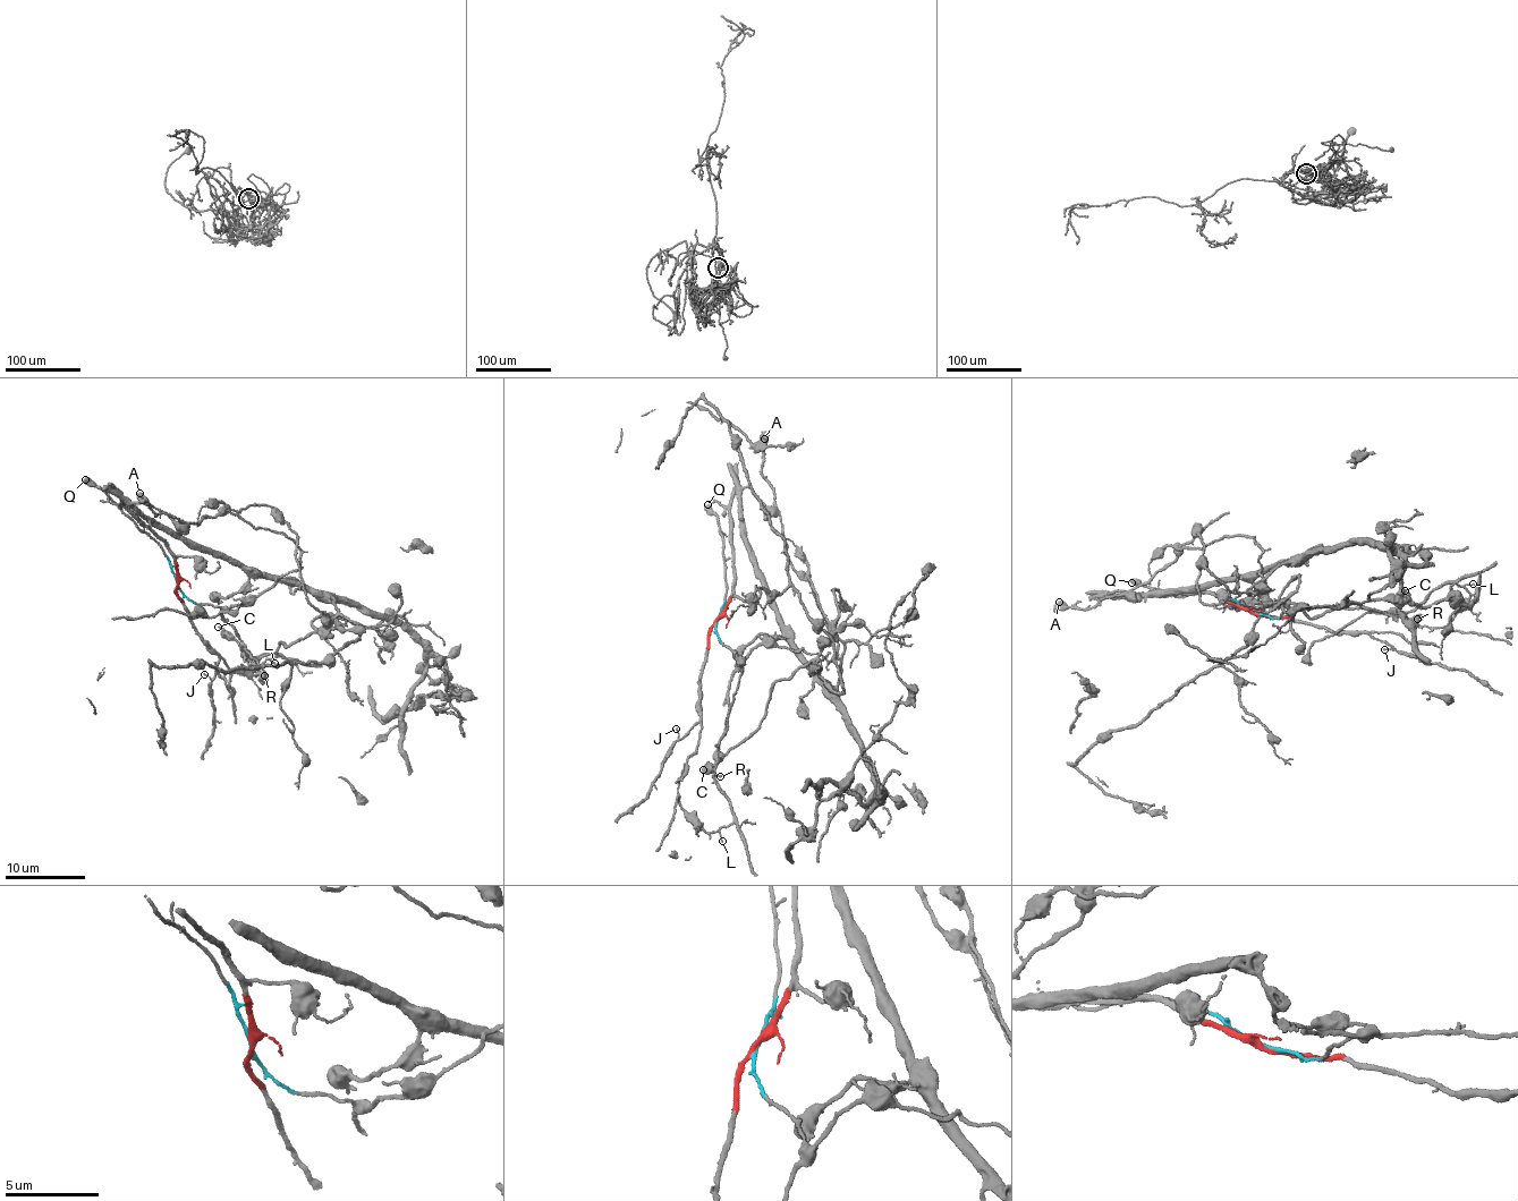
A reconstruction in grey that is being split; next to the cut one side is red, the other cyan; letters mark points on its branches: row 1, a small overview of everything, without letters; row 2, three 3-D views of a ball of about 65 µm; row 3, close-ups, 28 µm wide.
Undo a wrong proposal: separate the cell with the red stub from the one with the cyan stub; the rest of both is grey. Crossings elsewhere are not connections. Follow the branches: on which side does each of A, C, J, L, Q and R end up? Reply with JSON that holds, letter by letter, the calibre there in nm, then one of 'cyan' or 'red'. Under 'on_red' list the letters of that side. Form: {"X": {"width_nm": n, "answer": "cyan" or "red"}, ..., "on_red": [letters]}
{"A": {"width_nm": 600, "answer": "red"}, "C": {"width_nm": 120, "answer": "cyan"}, "J": {"width_nm": 70, "answer": "red"}, "L": {"width_nm": 80, "answer": "cyan"}, "Q": {"width_nm": 480, "answer": "cyan"}, "R": {"width_nm": 120, "answer": "cyan"}, "on_red": ["A", "J"]}

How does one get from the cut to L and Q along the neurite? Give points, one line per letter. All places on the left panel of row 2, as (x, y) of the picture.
L: (177, 582), (192, 602), (223, 612), (248, 661), (274, 654), (278, 657), (266, 657), (274, 663)
Q: (177, 582), (169, 560), (155, 541), (84, 479)

